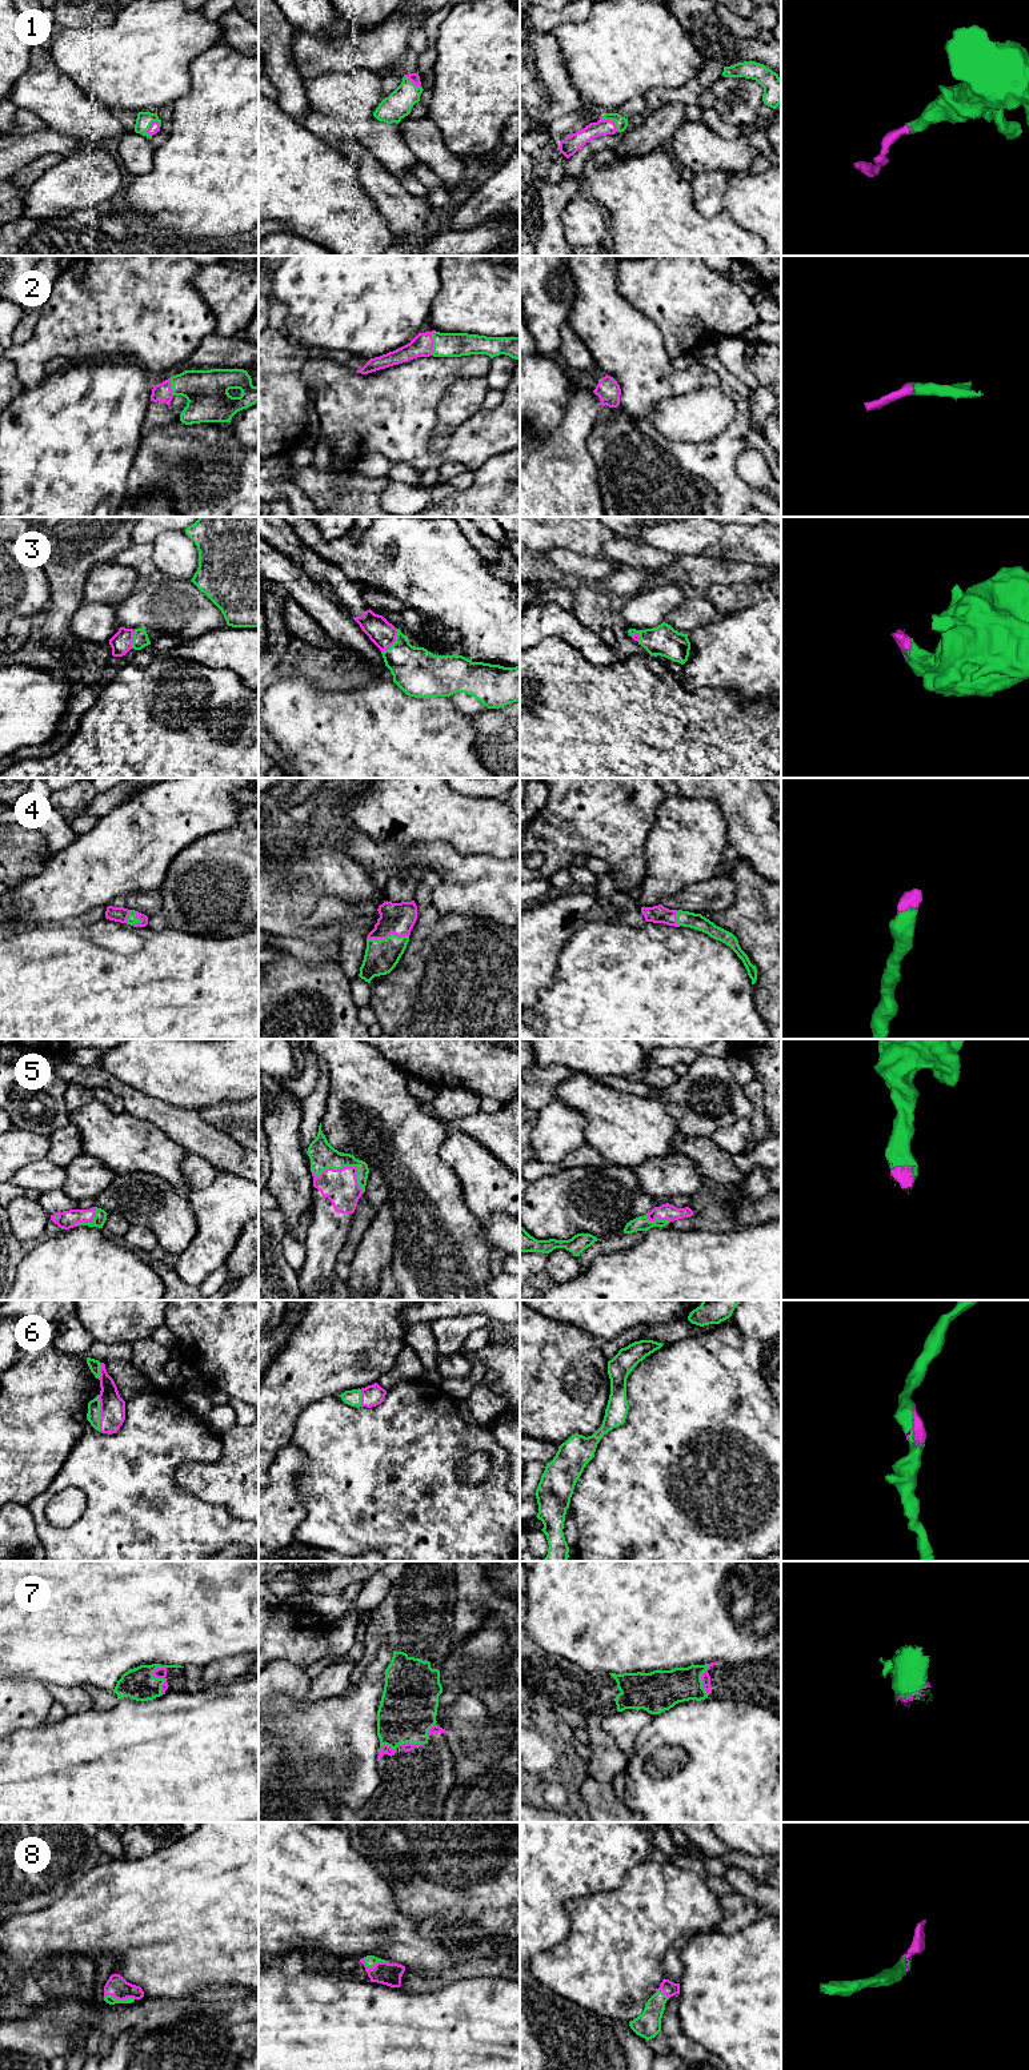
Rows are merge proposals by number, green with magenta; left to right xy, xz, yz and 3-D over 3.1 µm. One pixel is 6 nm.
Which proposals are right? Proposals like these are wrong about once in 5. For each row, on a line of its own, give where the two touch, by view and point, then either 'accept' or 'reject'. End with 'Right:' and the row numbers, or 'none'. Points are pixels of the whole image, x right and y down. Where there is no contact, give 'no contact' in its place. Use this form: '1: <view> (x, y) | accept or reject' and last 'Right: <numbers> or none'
1: xy (149, 125) | accept
2: xz (433, 343) | accept
3: xz (395, 642) | accept
4: xz (388, 937) | accept
5: xz (345, 1166) | accept
6: xy (99, 1413) | accept
7: xy (163, 1679) | accept
8: xz (375, 1964) | accept
Right: 1, 2, 3, 4, 5, 6, 7, 8

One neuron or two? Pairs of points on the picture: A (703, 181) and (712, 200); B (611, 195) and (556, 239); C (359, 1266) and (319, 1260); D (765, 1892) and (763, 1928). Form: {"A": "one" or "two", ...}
{"A": "one", "B": "two", "C": "two", "D": "two"}

